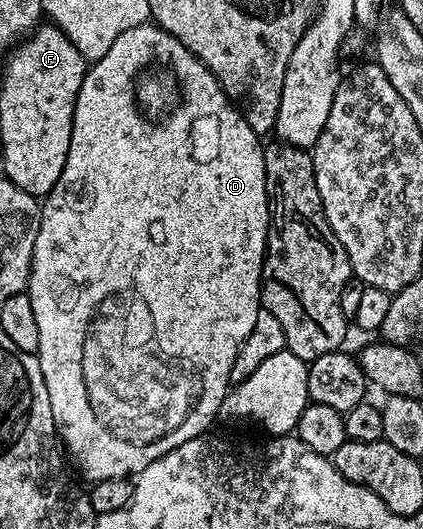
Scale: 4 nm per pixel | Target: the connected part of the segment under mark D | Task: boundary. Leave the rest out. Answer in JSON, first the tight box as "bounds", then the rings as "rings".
{"bounds":[27,22,271,482],"rings":[[[142,22],[130,28],[129,31],[123,33],[111,47],[104,49],[104,51],[102,51],[98,56],[101,57],[99,57],[98,60],[94,62],[94,64],[92,61],[92,63],[86,67],[85,77],[79,86],[79,94],[77,95],[75,110],[73,111],[73,133],[71,134],[71,142],[69,143],[69,153],[65,159],[65,169],[62,170],[61,177],[59,178],[57,185],[53,187],[51,191],[49,191],[48,196],[44,197],[43,207],[39,212],[39,223],[41,222],[41,225],[38,223],[35,228],[36,236],[34,238],[33,259],[30,262],[30,272],[27,287],[29,309],[33,315],[35,357],[37,356],[37,364],[39,367],[41,367],[41,380],[43,383],[45,383],[45,396],[47,399],[49,399],[49,412],[51,415],[53,415],[53,424],[55,427],[57,427],[57,432],[59,435],[61,435],[61,440],[63,443],[65,443],[65,448],[67,451],[69,451],[70,458],[73,459],[75,463],[77,463],[78,470],[81,471],[87,479],[89,479],[89,482],[100,482],[106,480],[107,478],[119,478],[120,476],[126,478],[132,477],[134,474],[141,473],[143,469],[145,469],[151,462],[155,462],[159,458],[163,458],[167,455],[167,453],[169,453],[169,451],[163,448],[163,446],[153,446],[153,448],[133,448],[133,446],[127,446],[127,382],[81,382],[81,376],[79,376],[79,366],[77,366],[75,362],[87,362],[87,360],[75,360],[75,358],[77,358],[77,346],[79,346],[79,350],[85,350],[85,356],[89,356],[89,350],[91,350],[91,348],[89,348],[91,340],[85,340],[85,348],[83,348],[83,344],[79,344],[79,336],[81,336],[83,320],[87,318],[87,314],[89,314],[91,310],[95,312],[95,308],[91,306],[91,304],[93,304],[93,300],[95,300],[99,306],[103,306],[103,308],[105,308],[105,366],[121,366],[121,350],[119,350],[119,344],[121,344],[121,342],[119,342],[119,336],[115,334],[115,330],[117,330],[117,328],[115,328],[115,320],[119,320],[119,316],[121,316],[121,314],[113,314],[113,312],[121,312],[121,300],[107,300],[107,298],[111,298],[109,290],[117,290],[117,288],[129,286],[131,282],[133,282],[133,284],[137,286],[137,290],[139,290],[139,292],[145,296],[147,304],[151,304],[151,306],[153,306],[153,312],[155,312],[157,320],[159,320],[161,324],[167,324],[167,326],[171,328],[171,338],[167,338],[167,340],[175,342],[175,346],[181,350],[181,354],[183,354],[183,356],[185,356],[189,362],[193,362],[193,364],[197,366],[199,384],[201,384],[201,386],[205,386],[205,396],[185,396],[185,398],[179,398],[179,400],[175,398],[175,402],[173,402],[173,408],[175,408],[175,410],[171,410],[171,412],[167,414],[167,428],[171,428],[173,424],[175,424],[175,428],[177,428],[177,432],[173,434],[173,442],[171,442],[171,450],[175,450],[179,446],[183,446],[185,443],[187,443],[188,440],[193,440],[197,436],[202,435],[202,433],[206,431],[204,428],[212,422],[213,415],[215,415],[217,411],[219,413],[222,411],[223,401],[227,395],[227,389],[231,384],[229,379],[229,371],[235,362],[235,354],[239,350],[241,343],[243,343],[243,341],[245,341],[247,338],[247,334],[251,334],[251,330],[257,325],[257,314],[259,311],[259,301],[261,298],[261,266],[267,251],[269,214],[271,211],[271,200],[267,195],[267,185],[265,183],[265,158],[263,155],[263,148],[262,145],[257,145],[257,140],[259,140],[258,133],[254,132],[253,128],[247,123],[244,116],[241,115],[237,105],[234,104],[233,101],[225,95],[225,91],[221,89],[219,82],[214,78],[214,76],[212,76],[212,74],[210,74],[207,69],[204,69],[201,72],[201,88],[197,88],[197,90],[193,90],[193,92],[191,92],[191,96],[189,96],[189,102],[187,102],[187,104],[177,104],[177,102],[175,102],[175,98],[183,98],[183,94],[175,94],[175,92],[177,92],[177,88],[181,86],[181,82],[183,82],[183,80],[187,80],[187,78],[183,78],[183,76],[187,76],[187,64],[189,64],[189,59],[193,55],[189,53],[188,50],[186,50],[184,46],[181,45],[180,42],[171,35],[171,33],[165,32],[162,30],[162,28],[157,27],[156,23]]]}

